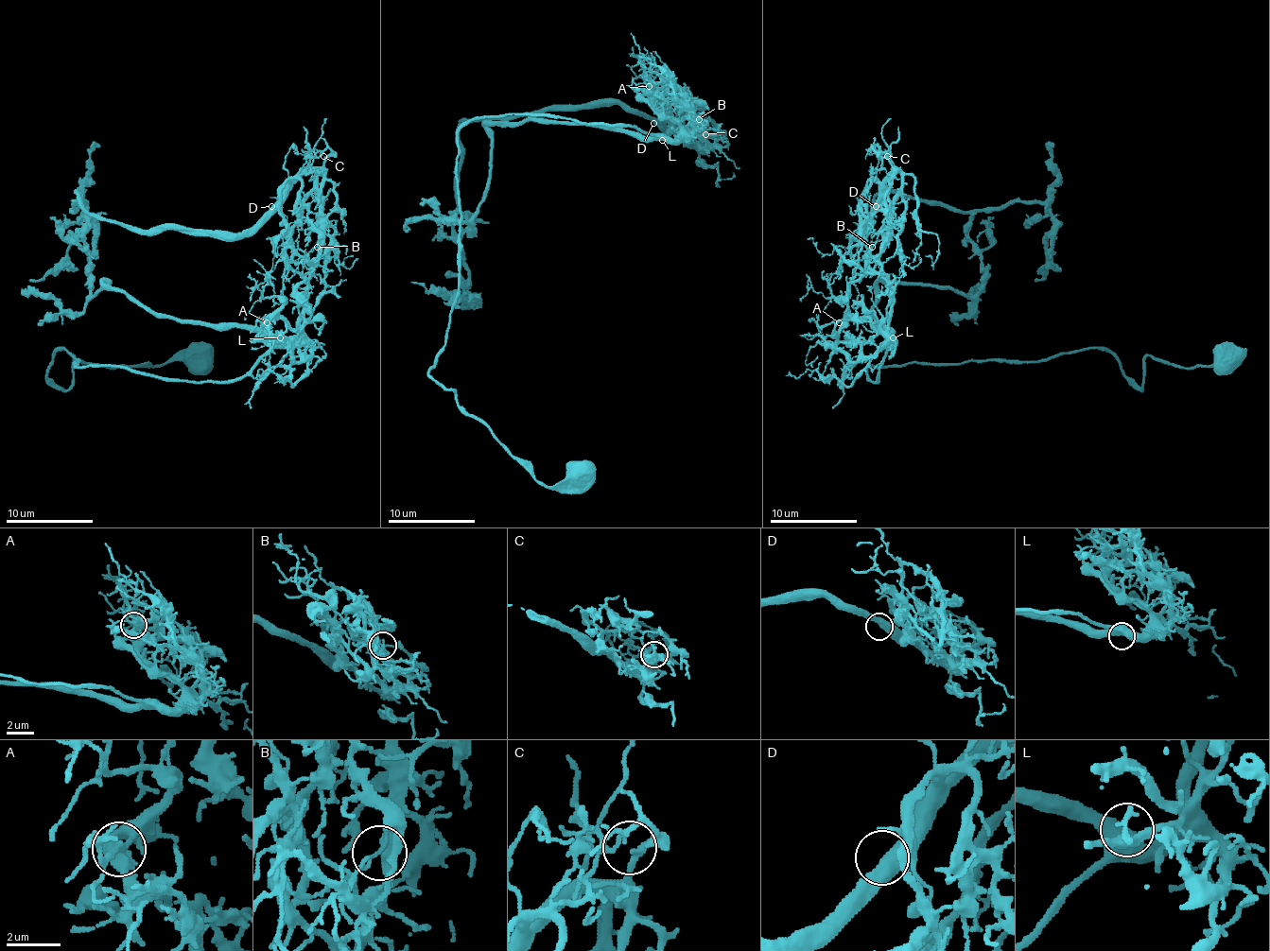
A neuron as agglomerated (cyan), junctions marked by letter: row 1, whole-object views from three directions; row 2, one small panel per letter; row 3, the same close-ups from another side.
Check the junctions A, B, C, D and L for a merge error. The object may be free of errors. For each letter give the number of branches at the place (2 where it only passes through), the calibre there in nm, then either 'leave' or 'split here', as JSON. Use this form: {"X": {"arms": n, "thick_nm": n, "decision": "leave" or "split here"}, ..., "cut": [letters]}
{"A": {"arms": 2, "thick_nm": 240, "decision": "leave"}, "B": {"arms": 2, "thick_nm": 110, "decision": "split here"}, "C": {"arms": 2, "thick_nm": 200, "decision": "leave"}, "D": {"arms": 3, "thick_nm": 400, "decision": "leave"}, "L": {"arms": 3, "thick_nm": 440, "decision": "leave"}, "cut": ["B"]}

